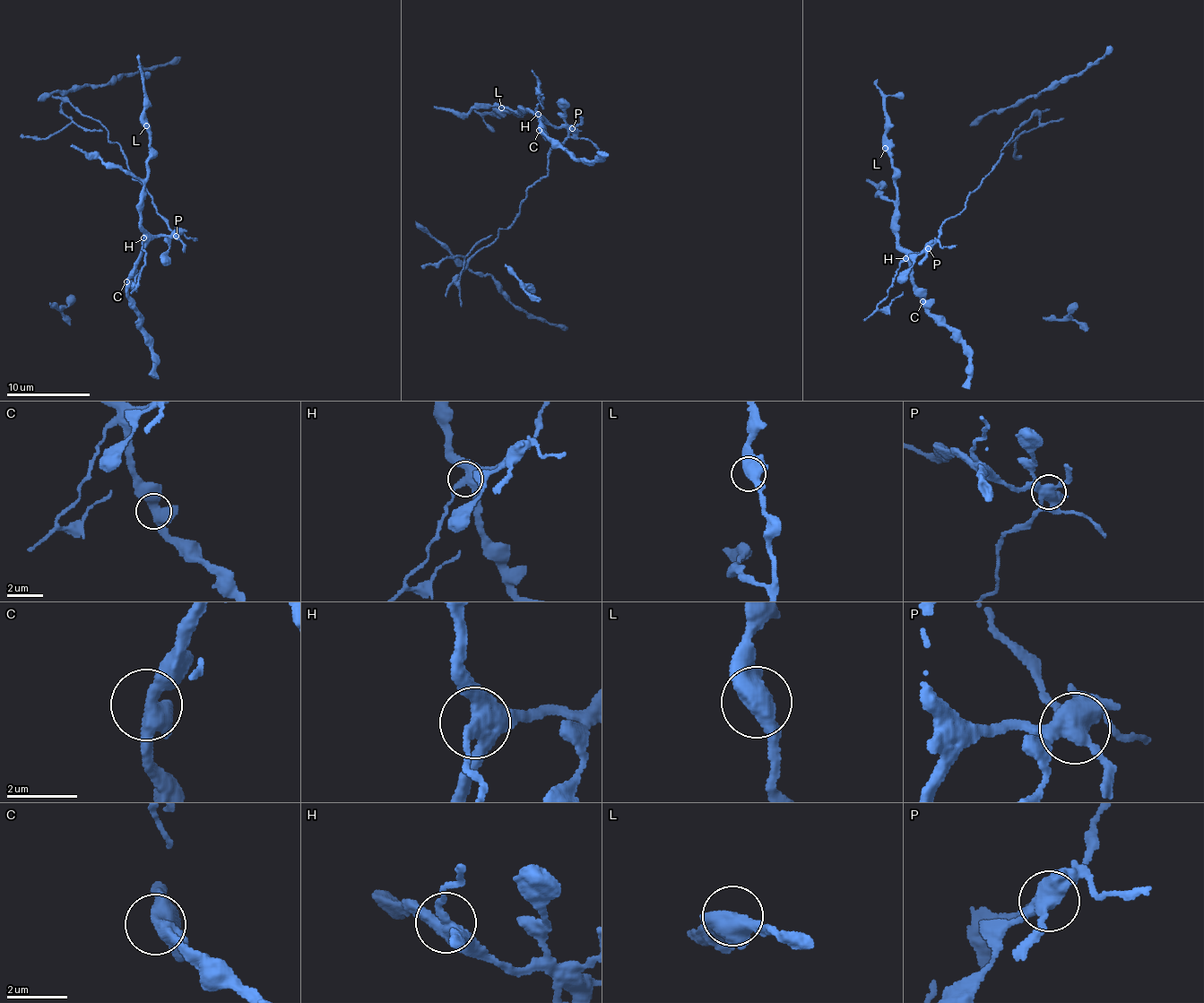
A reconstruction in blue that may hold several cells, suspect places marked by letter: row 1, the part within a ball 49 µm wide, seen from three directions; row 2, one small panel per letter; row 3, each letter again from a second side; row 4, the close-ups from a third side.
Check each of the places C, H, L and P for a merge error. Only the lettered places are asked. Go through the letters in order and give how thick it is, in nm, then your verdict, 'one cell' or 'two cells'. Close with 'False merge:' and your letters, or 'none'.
C: calibre 400 nm; one cell
H: calibre 400 nm; two cells
L: calibre 440 nm; one cell
P: calibre 500 nm; two cells
False merge: H, P

